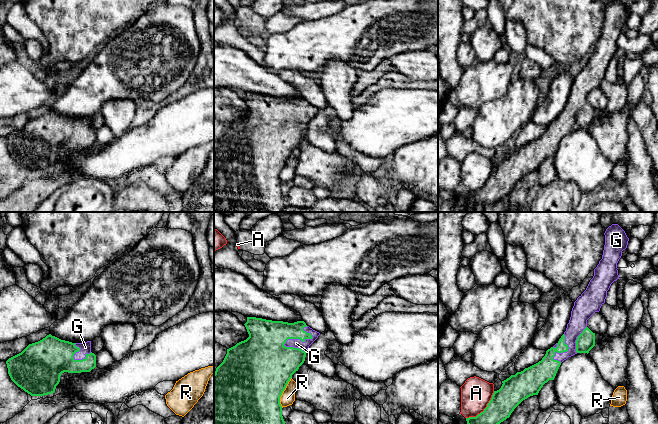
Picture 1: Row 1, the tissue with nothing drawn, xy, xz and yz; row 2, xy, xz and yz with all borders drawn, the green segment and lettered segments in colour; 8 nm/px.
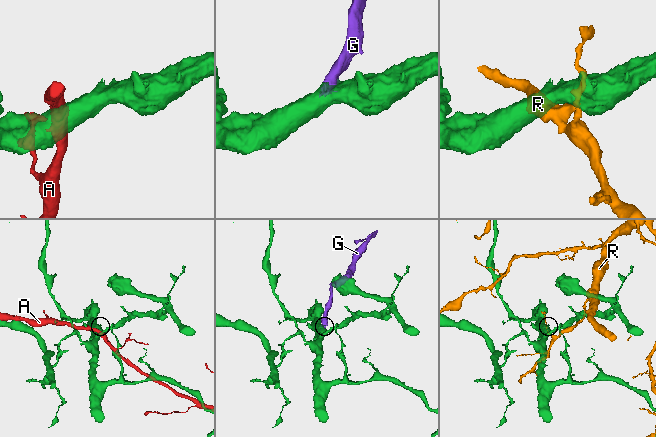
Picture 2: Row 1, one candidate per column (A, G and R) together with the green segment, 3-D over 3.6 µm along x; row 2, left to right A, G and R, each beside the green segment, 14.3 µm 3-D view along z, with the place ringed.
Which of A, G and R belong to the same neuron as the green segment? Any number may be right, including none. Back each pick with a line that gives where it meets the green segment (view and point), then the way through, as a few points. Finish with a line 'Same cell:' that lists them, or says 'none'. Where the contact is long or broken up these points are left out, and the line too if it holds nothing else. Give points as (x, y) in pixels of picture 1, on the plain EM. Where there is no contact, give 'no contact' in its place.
G: contact xz (297, 114)
Same cell: G

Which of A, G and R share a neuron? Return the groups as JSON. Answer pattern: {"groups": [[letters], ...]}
{"groups": [["A"], ["G"], ["R"]]}

